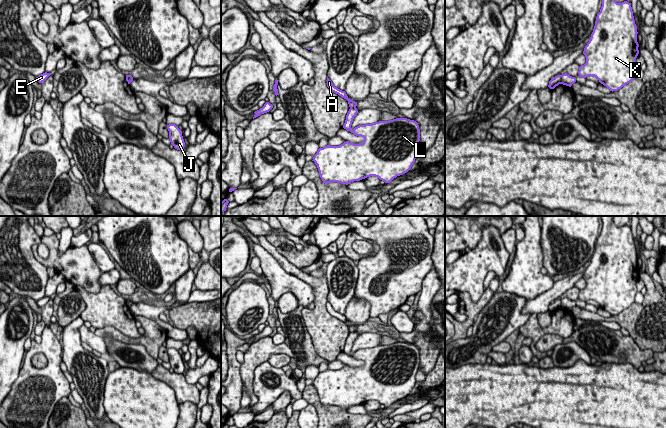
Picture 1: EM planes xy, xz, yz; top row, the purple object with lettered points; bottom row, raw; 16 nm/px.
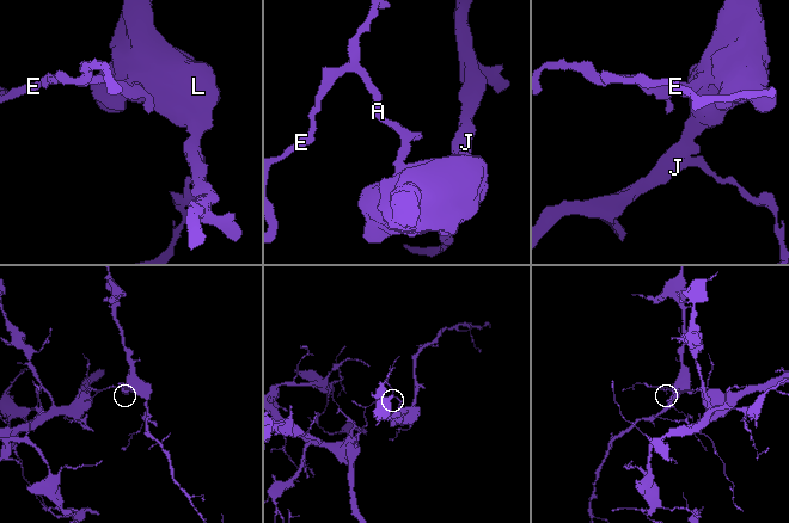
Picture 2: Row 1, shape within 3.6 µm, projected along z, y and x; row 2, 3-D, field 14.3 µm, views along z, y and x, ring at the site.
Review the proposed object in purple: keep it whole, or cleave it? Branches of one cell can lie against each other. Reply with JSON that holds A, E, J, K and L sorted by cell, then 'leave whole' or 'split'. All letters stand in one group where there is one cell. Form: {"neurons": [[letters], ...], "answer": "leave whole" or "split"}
{"neurons": [["A", "E"], ["J", "K", "L"]], "answer": "split"}

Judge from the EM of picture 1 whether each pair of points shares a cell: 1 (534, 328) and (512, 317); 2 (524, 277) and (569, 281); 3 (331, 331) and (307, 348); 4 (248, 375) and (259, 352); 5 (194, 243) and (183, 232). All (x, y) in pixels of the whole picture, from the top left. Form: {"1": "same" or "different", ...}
{"1": "different", "2": "different", "3": "different", "4": "same", "5": "same"}

